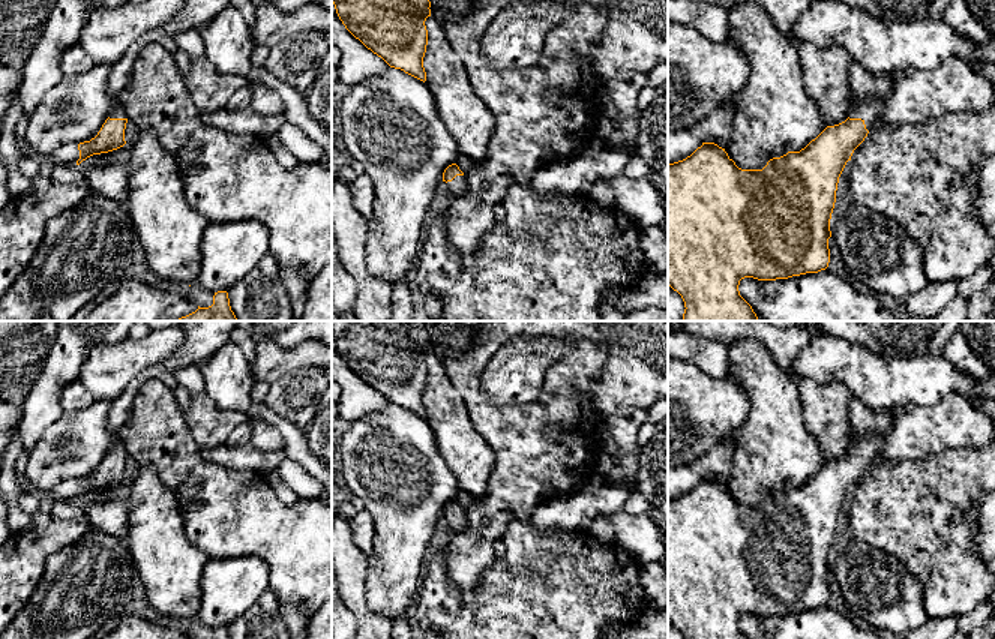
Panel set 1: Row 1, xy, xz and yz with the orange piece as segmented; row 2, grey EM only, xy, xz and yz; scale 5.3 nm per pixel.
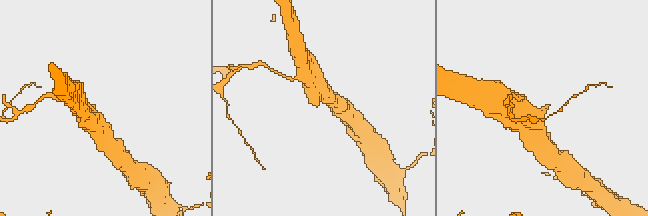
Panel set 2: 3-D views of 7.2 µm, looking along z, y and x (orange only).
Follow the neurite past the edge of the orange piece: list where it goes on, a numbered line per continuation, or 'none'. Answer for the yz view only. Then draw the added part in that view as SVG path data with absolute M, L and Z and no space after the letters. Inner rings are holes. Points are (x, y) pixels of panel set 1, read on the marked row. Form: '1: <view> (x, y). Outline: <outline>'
1: yz (871, 110). Outline: M869 98L866 100L857 100L848 117L849 118L861 118L866 124L866 129L872 130L872 128L882 117L882 112L890 99L881 100L878 98Z

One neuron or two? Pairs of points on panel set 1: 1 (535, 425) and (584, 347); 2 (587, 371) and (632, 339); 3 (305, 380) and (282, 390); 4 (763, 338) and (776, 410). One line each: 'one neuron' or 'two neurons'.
1: one neuron
2: two neurons
3: one neuron
4: two neurons

